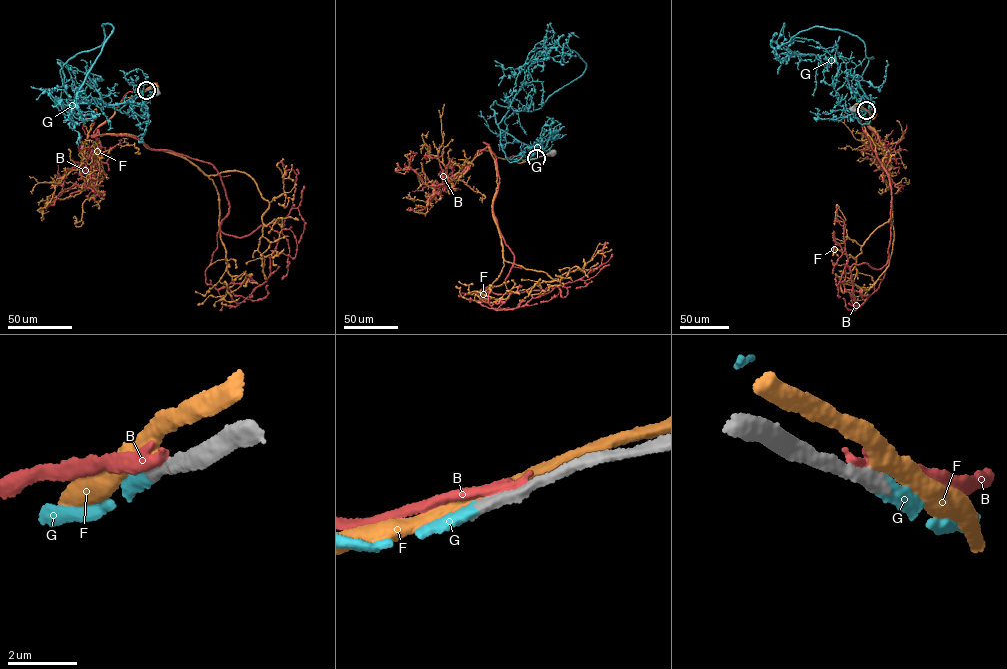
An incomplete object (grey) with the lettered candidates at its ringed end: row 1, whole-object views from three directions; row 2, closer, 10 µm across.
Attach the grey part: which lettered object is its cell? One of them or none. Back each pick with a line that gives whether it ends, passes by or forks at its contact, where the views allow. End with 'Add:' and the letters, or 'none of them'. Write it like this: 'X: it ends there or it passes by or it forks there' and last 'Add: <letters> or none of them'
G: it ends there
Add: G

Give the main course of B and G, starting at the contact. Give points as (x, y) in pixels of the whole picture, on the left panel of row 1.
B: (147, 90), (125, 94), (91, 136), (212, 165), (224, 233), (281, 230), (296, 174), (280, 160)
G: (147, 90), (118, 110), (69, 99), (63, 65), (101, 45), (109, 24), (101, 48)

